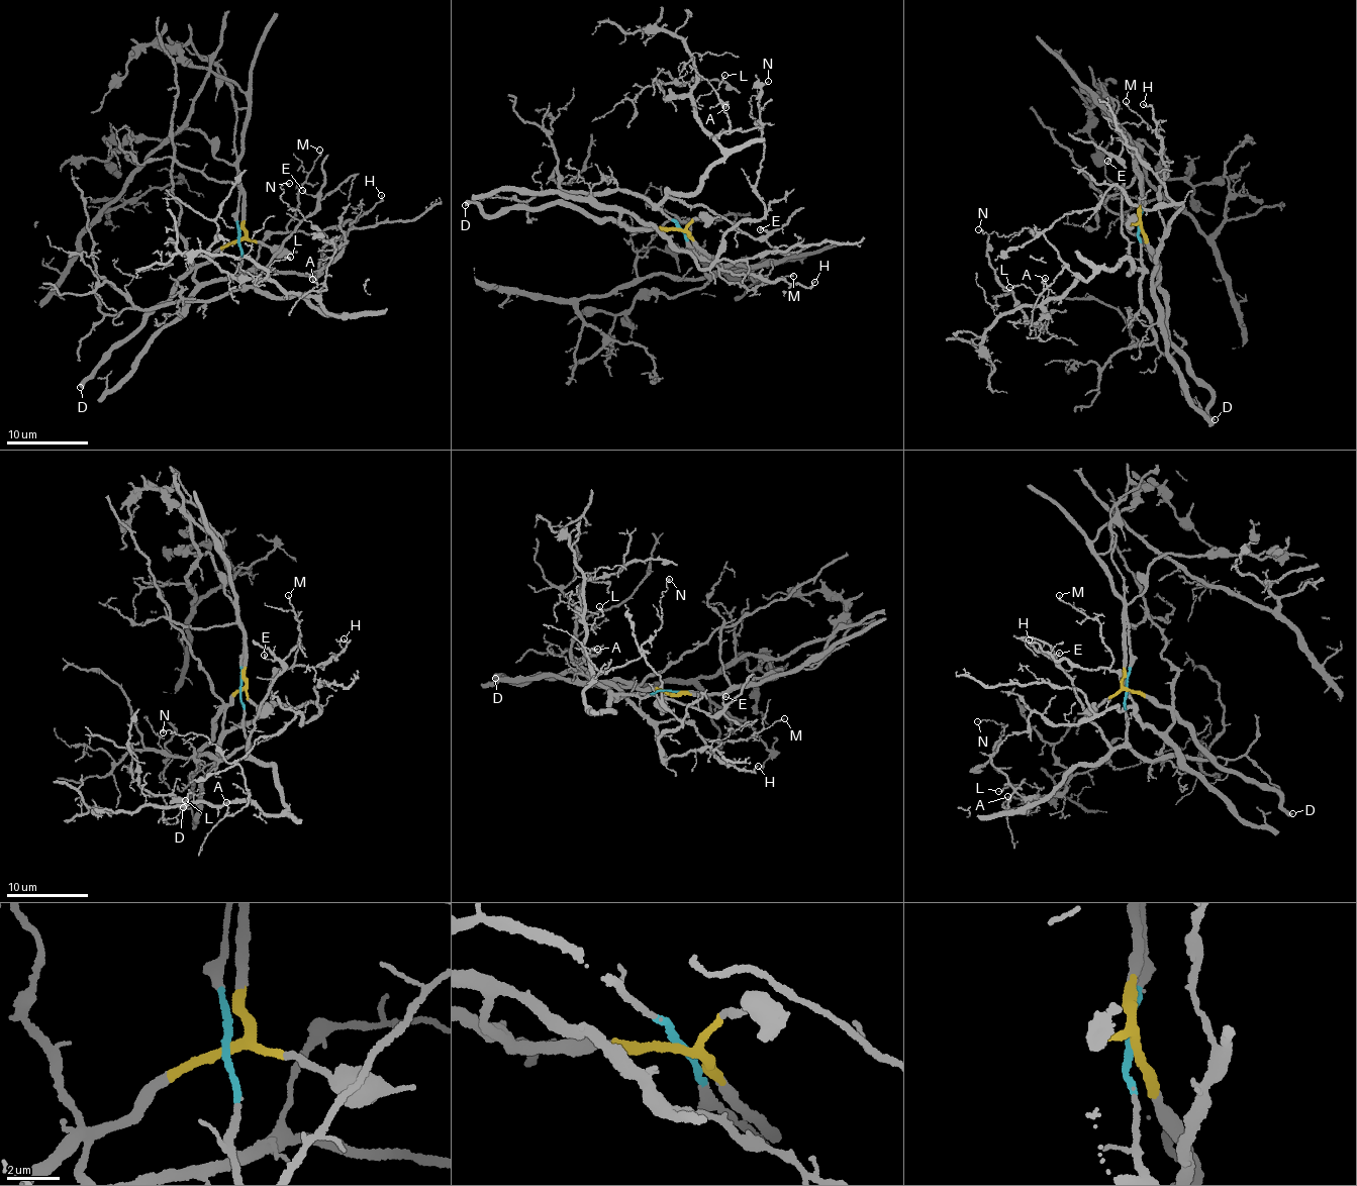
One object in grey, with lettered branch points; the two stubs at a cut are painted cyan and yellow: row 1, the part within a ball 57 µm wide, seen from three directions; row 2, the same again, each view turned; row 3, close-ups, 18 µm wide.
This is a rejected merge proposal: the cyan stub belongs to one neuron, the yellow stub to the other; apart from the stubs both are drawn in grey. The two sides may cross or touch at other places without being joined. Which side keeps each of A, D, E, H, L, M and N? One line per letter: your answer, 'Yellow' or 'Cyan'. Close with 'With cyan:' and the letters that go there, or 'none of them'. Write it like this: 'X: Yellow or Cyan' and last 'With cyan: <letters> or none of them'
A: Cyan
D: Yellow
E: Cyan
H: Yellow
L: Cyan
M: Yellow
N: Cyan
With cyan: A, E, L, N

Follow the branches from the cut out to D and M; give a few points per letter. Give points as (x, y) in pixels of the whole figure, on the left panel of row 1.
D: (239, 238), (226, 243), (180, 280), (167, 302), (149, 314), (139, 328), (102, 354), (94, 375), (80, 387)
M: (239, 238), (214, 251), (196, 269), (194, 278), (202, 283), (254, 266), (264, 237), (285, 231), (319, 150)

